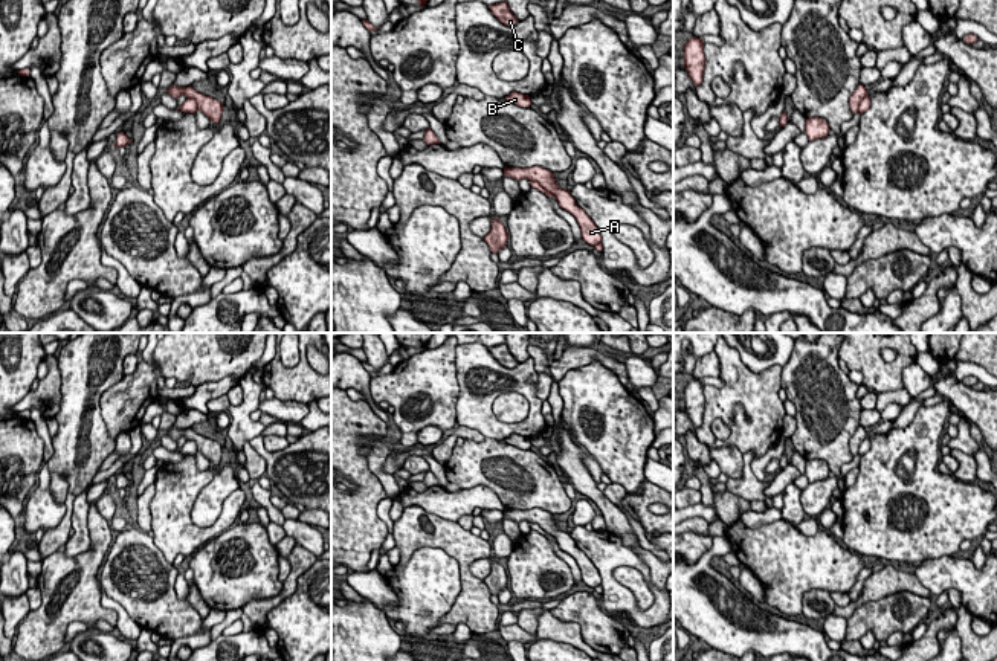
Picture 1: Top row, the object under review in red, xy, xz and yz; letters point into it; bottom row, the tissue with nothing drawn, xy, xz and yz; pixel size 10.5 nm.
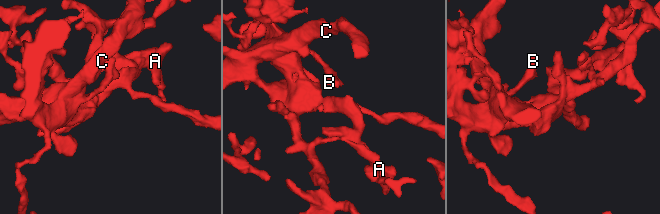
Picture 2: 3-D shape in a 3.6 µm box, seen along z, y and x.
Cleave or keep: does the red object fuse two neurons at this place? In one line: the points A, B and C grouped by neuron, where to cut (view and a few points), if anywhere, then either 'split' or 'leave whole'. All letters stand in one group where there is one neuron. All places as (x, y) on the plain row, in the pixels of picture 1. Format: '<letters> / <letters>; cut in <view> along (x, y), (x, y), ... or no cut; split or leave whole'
A C / B; cut in xz along (530, 521), (556, 539); split

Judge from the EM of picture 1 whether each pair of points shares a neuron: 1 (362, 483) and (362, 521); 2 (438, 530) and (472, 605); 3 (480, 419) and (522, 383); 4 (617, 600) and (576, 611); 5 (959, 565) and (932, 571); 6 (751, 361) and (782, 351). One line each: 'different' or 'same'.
1: same
2: same
3: same
4: different
5: same
6: same

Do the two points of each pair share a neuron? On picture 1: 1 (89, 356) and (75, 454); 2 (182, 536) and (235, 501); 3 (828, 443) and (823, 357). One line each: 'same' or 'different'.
1: same
2: same
3: same

